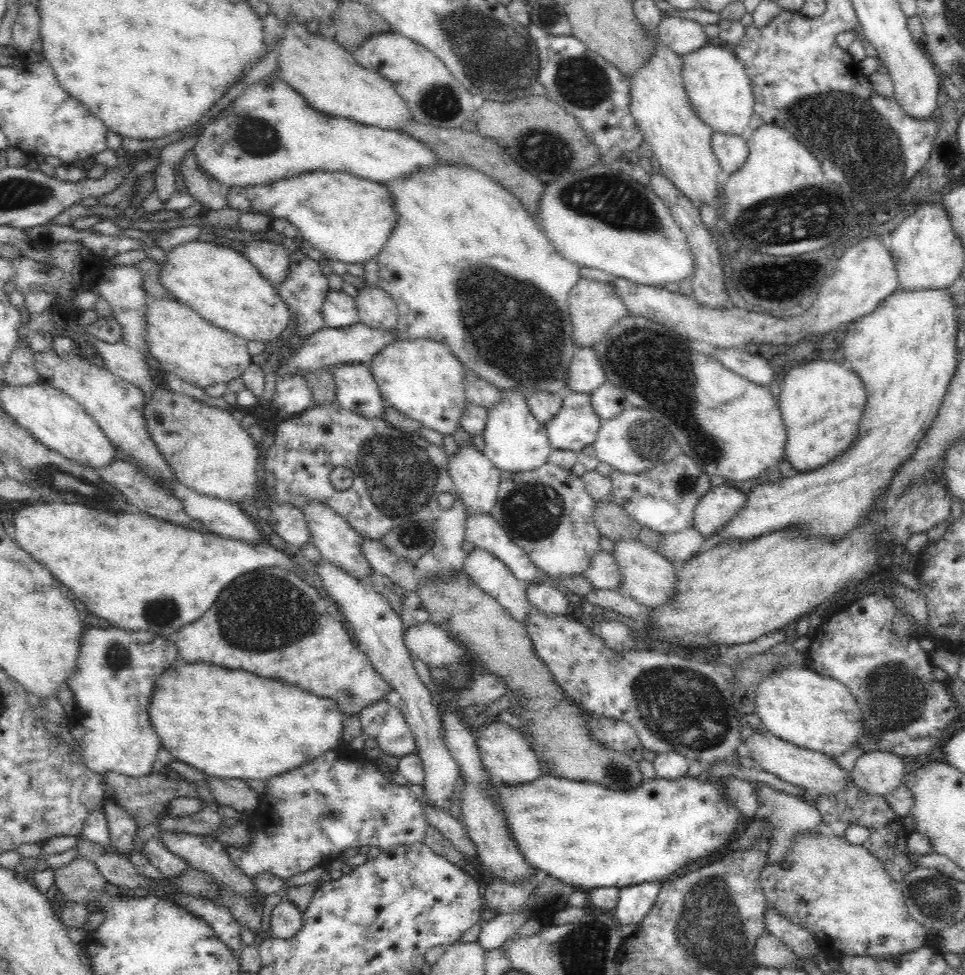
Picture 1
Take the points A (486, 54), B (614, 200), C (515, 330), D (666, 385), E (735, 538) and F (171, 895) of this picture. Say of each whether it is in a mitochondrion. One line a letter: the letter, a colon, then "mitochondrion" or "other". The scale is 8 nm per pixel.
A: mitochondrion
B: mitochondrion
C: mitochondrion
D: mitochondrion
E: other
F: other

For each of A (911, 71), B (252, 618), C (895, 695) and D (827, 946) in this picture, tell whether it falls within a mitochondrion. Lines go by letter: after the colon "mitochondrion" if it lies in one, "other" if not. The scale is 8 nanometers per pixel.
A: other
B: mitochondrion
C: mitochondrion
D: other

